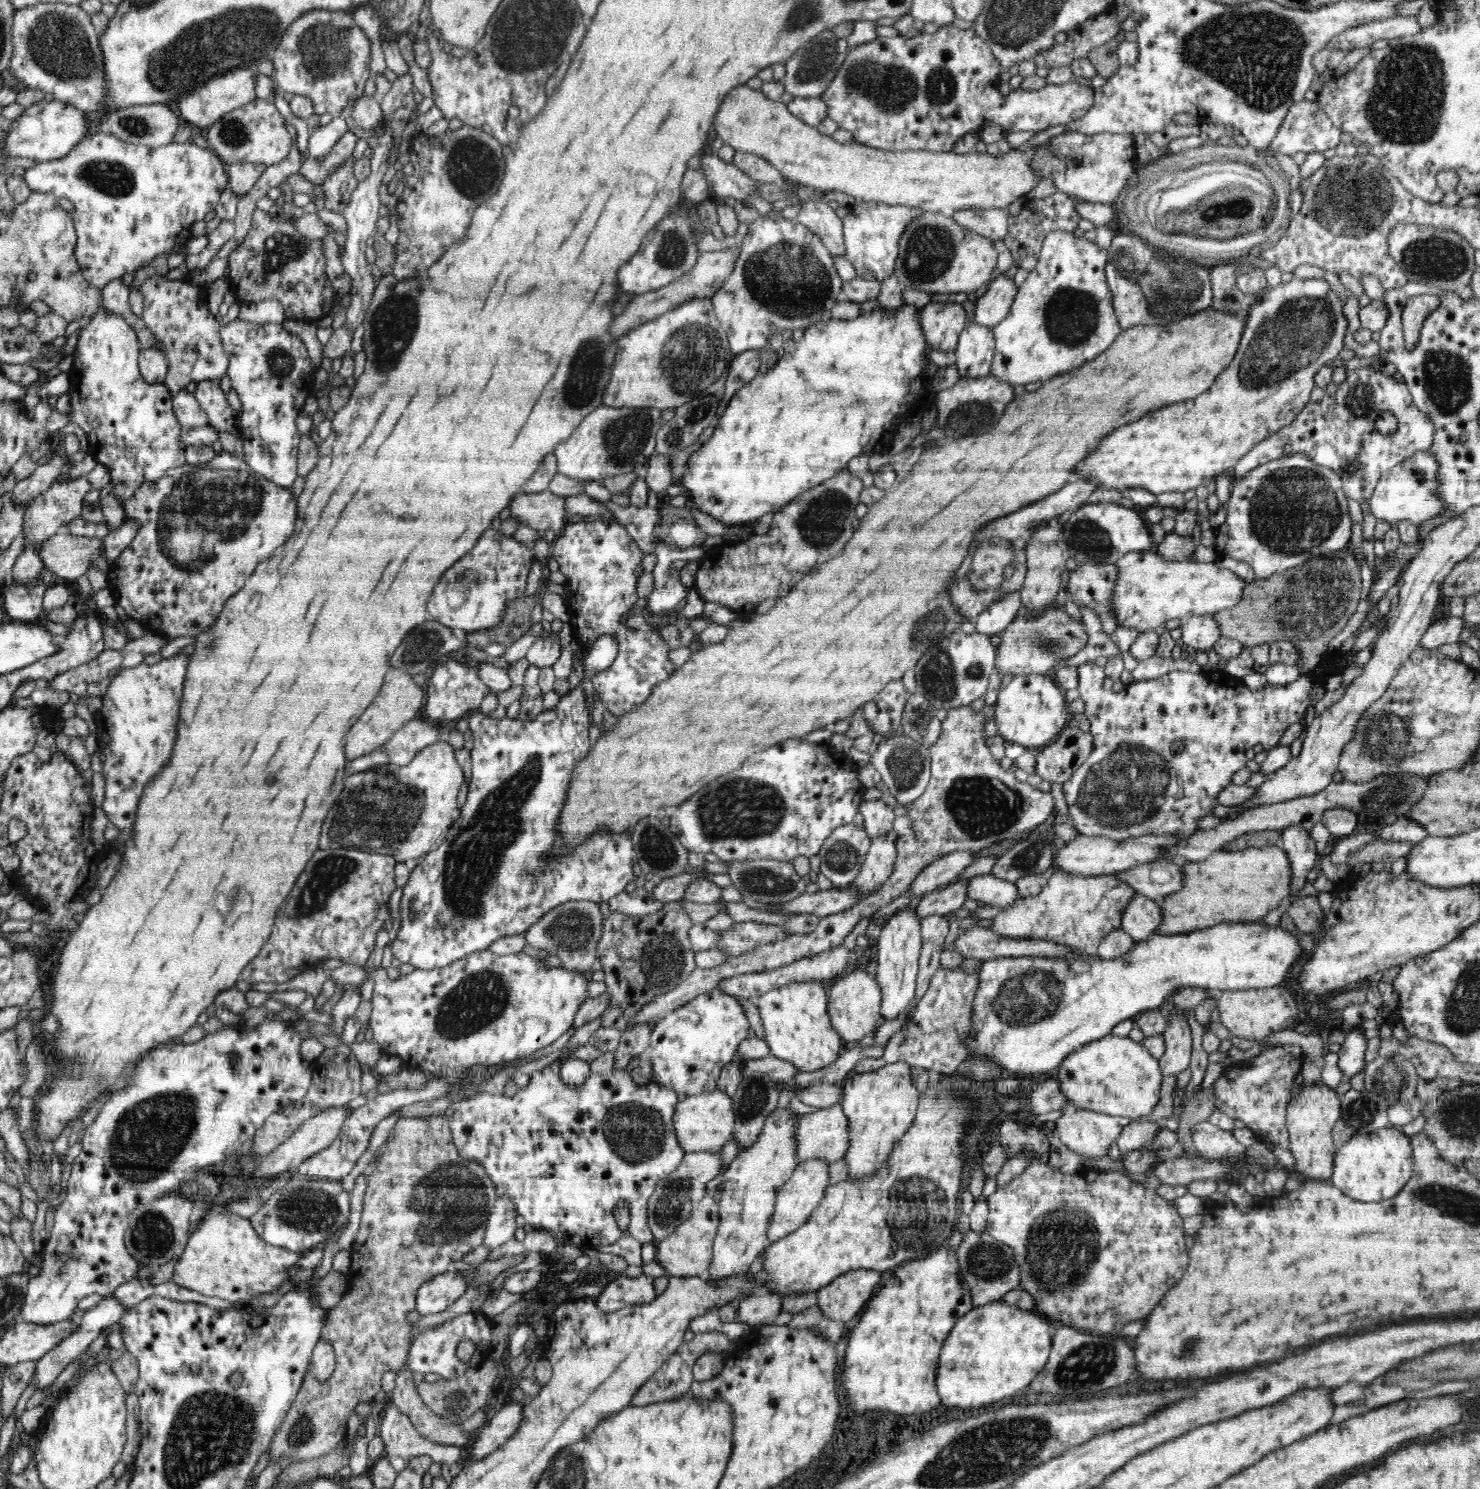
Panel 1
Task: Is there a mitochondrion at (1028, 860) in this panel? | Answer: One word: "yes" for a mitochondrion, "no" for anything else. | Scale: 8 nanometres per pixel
yes

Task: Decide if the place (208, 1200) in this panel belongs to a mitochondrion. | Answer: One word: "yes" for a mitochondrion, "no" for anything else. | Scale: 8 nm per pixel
no

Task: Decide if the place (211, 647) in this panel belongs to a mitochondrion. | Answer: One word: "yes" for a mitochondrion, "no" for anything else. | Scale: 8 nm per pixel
yes

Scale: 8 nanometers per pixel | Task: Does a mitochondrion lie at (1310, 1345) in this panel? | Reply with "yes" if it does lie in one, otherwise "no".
no

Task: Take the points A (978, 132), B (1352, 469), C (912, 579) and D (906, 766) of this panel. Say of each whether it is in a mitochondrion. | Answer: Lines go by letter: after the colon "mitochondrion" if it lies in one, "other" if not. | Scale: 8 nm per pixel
A: other
B: mitochondrion
C: other
D: mitochondrion

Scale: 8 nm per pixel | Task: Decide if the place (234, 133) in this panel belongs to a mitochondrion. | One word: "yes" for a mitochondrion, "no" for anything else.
yes

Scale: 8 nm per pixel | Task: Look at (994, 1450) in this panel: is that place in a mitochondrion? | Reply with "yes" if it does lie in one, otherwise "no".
yes

